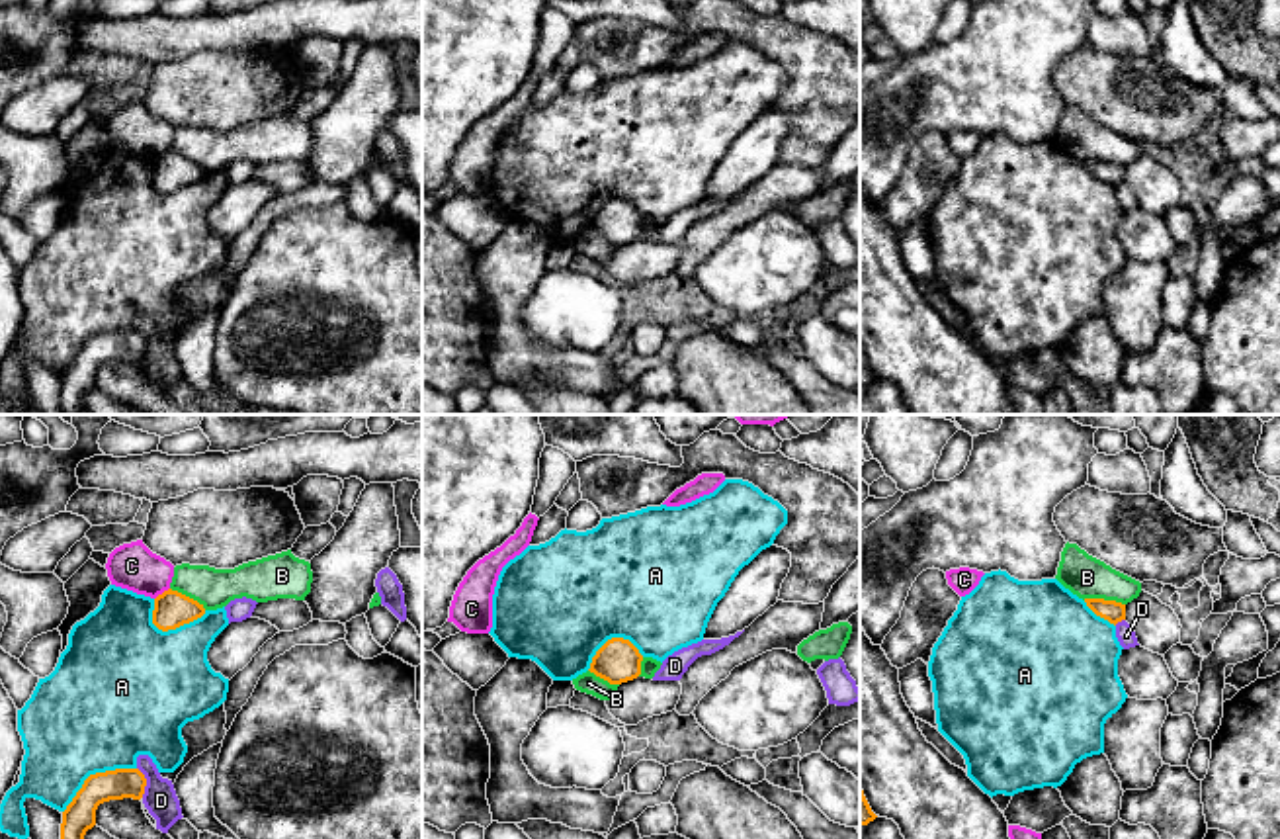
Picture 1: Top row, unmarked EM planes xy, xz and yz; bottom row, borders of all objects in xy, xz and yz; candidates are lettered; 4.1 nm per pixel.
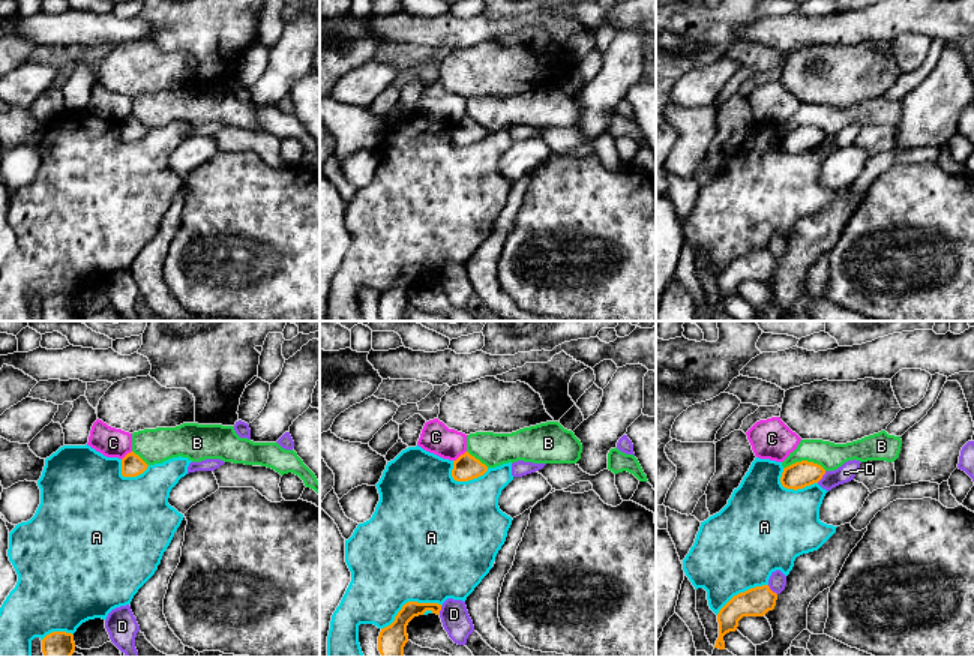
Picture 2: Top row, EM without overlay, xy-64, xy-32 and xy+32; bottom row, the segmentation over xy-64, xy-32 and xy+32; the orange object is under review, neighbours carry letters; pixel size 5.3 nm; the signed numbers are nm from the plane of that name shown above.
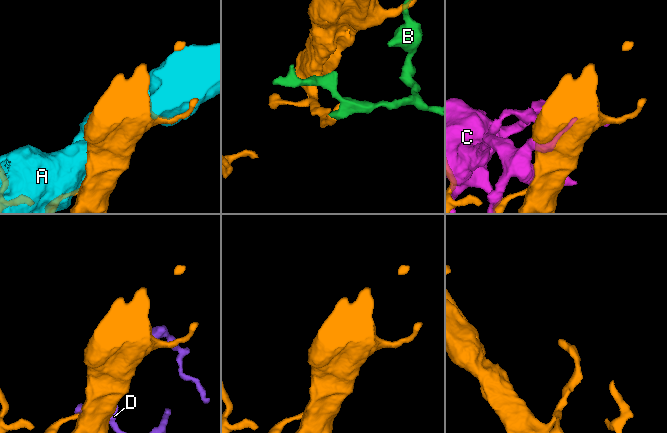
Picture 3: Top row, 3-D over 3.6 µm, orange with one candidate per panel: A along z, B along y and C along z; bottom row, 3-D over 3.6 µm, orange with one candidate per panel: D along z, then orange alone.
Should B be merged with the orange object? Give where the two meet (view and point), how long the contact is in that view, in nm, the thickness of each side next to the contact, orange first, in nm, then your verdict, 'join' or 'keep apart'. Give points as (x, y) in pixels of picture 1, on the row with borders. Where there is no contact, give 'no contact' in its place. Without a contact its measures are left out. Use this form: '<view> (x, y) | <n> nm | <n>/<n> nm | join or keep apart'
yz (1103, 599) | 180 nm | 90/170 nm | join

